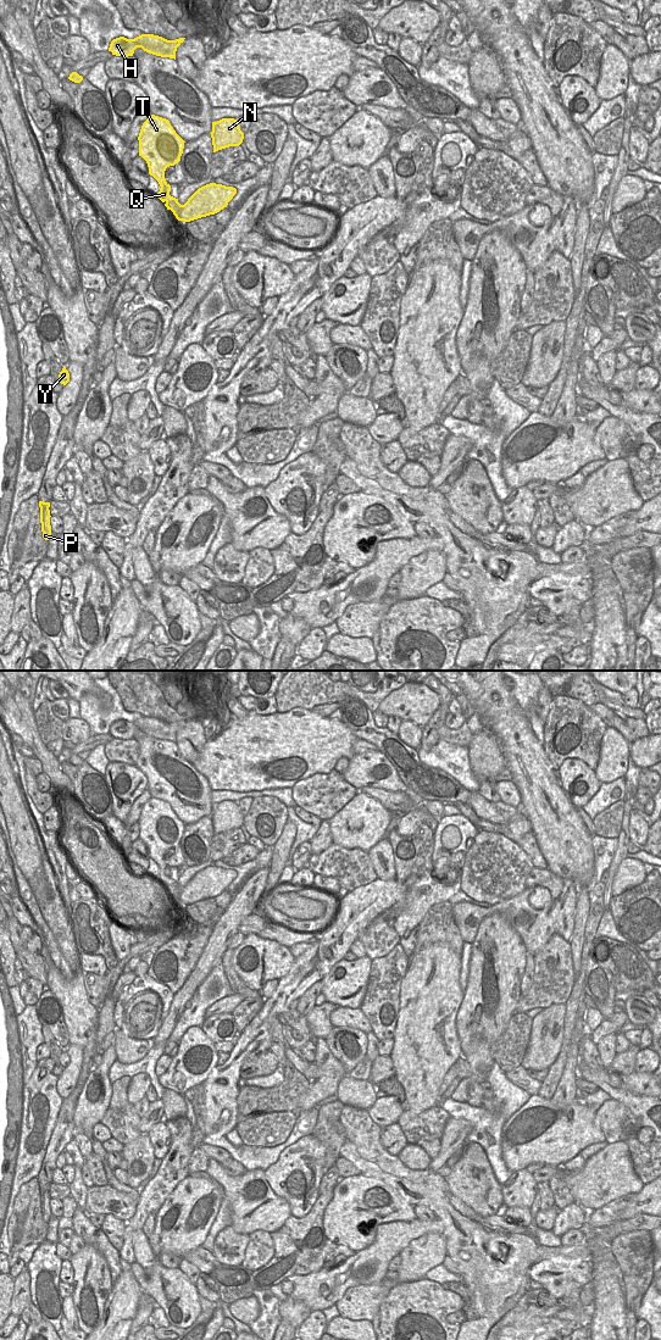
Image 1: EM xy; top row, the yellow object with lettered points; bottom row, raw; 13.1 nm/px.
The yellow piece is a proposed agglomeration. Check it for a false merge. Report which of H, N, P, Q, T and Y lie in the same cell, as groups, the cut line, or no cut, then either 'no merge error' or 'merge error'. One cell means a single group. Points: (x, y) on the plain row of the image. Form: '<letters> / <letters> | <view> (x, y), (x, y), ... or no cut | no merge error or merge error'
H N T / P Q Y | xy (167, 867), (161, 869) | merge error

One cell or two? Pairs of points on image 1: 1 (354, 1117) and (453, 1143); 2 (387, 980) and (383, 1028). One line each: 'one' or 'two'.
1: two
2: one

